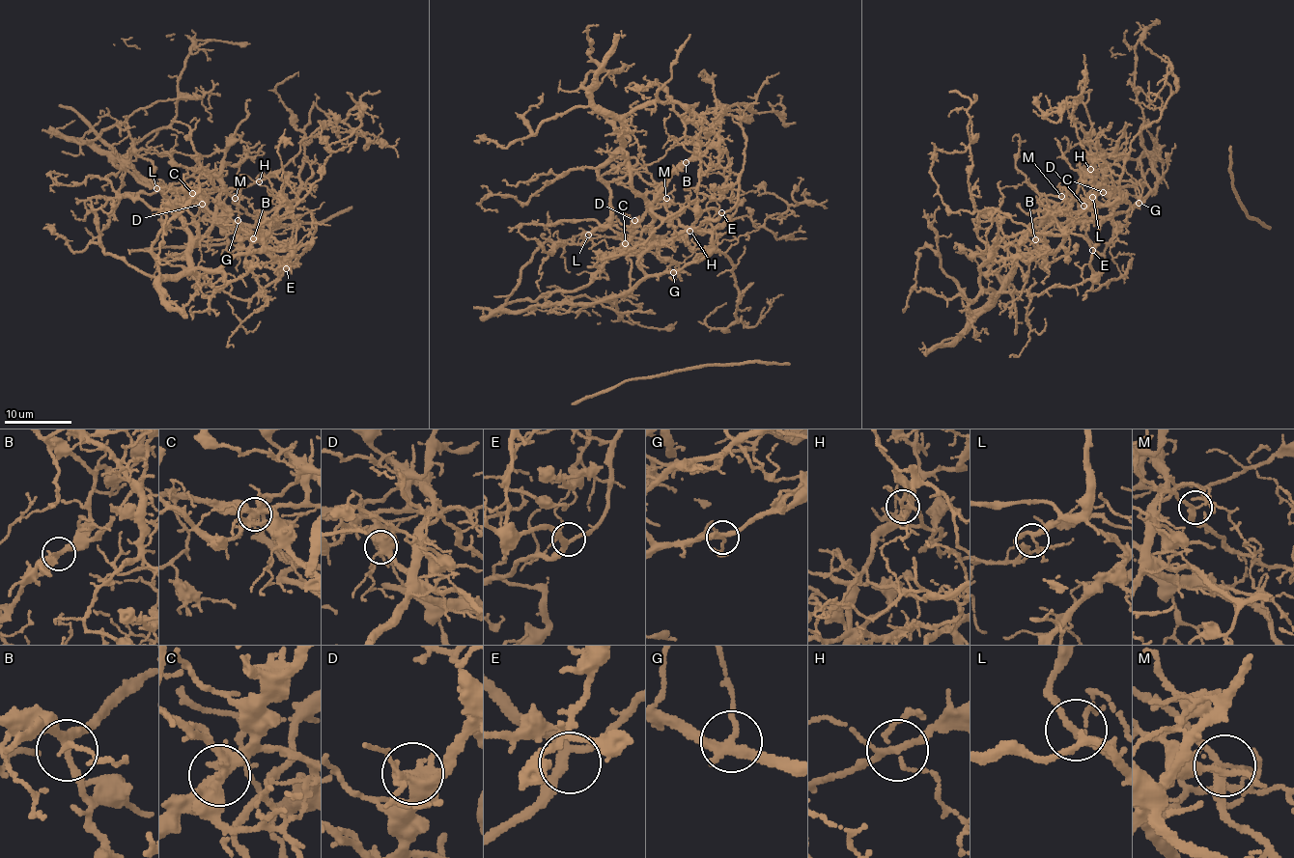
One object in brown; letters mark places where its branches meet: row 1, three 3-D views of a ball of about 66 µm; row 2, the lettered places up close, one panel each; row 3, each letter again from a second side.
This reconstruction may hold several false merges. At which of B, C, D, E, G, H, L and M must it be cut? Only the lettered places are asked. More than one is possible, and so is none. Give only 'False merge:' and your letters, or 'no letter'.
False merge: C, H, M

